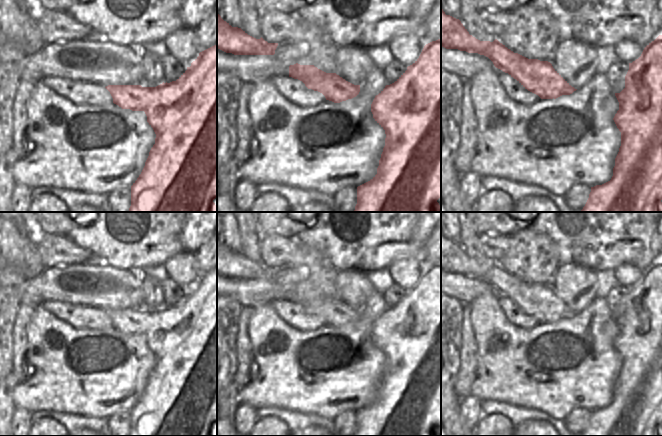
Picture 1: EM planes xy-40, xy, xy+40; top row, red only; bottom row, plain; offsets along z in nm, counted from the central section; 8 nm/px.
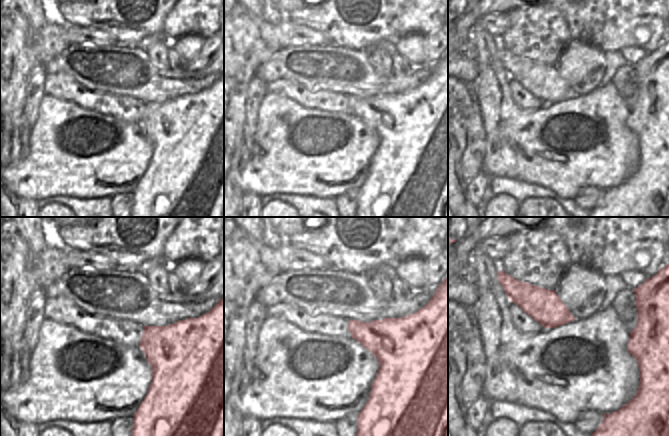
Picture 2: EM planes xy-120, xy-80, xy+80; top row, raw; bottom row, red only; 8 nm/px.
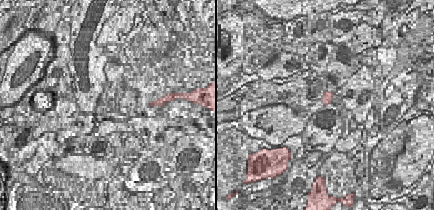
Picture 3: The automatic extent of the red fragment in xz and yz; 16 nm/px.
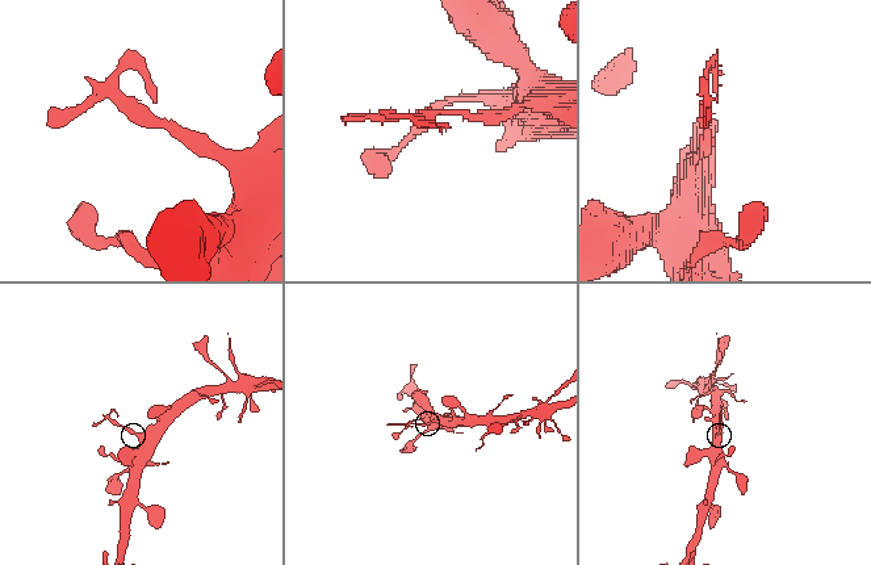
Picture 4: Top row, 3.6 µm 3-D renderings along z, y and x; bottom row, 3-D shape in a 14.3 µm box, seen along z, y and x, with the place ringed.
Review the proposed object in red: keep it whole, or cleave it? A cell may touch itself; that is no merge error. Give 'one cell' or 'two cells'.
two cells

